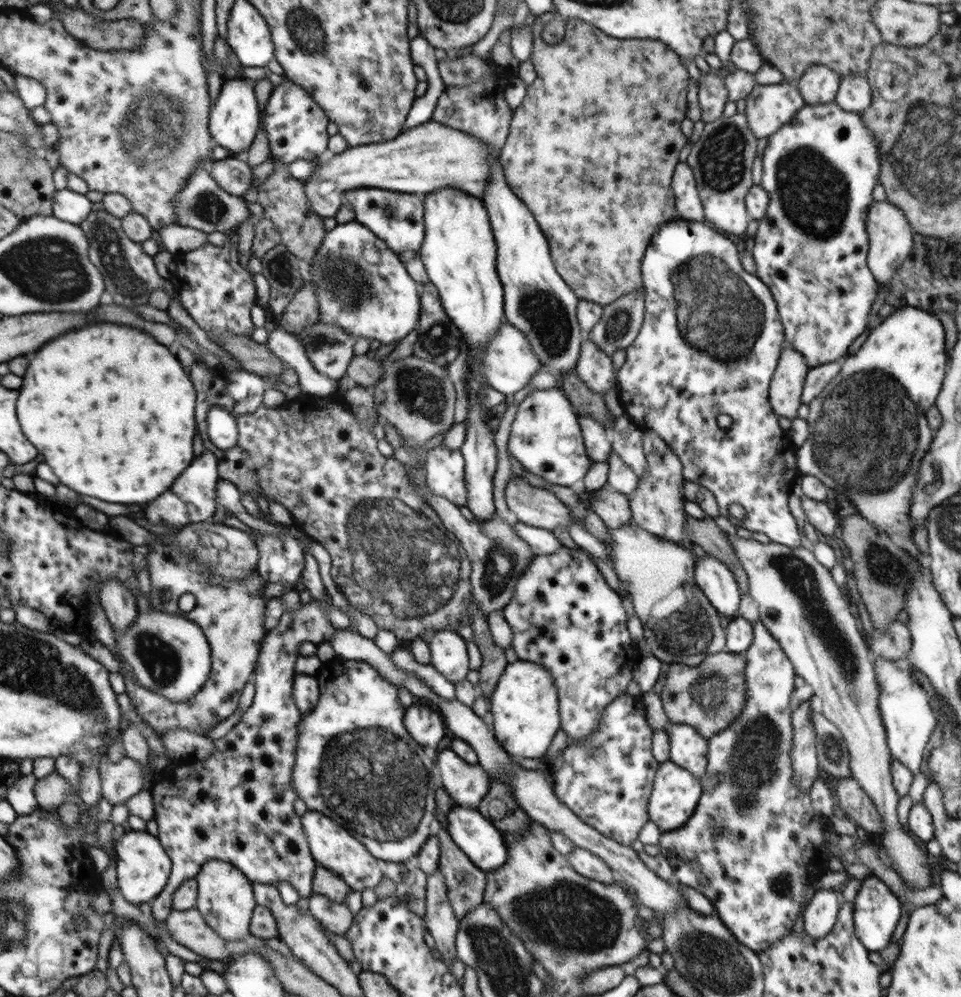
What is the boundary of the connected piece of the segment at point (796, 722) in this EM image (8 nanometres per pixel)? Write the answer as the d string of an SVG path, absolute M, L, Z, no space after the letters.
M811 698L802 700L791 716L793 781L797 782L797 786L801 786L801 790L808 793L821 770L816 754L816 733L811 723L811 712L814 710L810 707L810 700Z

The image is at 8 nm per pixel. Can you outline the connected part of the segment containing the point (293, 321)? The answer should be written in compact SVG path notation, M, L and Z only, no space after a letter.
M304 282L303 287L280 315L282 330L289 333L299 332L319 320L319 304L314 290L316 288L312 282Z

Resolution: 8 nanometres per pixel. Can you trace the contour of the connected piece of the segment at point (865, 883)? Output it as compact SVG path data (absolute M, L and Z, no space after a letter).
M874 876L864 878L857 892L854 903L854 932L861 944L870 952L880 952L891 944L892 935L900 922L902 905L894 889L882 879Z

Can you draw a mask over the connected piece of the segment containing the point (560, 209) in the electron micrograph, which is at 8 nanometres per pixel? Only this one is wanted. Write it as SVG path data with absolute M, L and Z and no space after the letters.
M552 11L542 14L535 18L534 24L531 26L533 52L530 61L534 65L536 78L532 84L528 85L526 96L520 106L514 110L514 116L512 116L512 122L509 126L509 135L499 154L499 162L506 175L508 186L530 209L542 232L546 235L550 256L558 274L566 284L570 285L579 299L590 300L590 302L606 306L625 294L630 294L639 288L645 288L641 275L641 262L644 259L647 246L650 244L653 234L663 224L678 218L671 180L676 165L680 163L679 152L688 142L680 129L680 124L686 119L688 104L686 93L693 87L693 83L682 58L661 41L613 38L580 19L570 19L566 23L566 32L558 44L546 44L542 38L542 29L555 16L556 13Z

